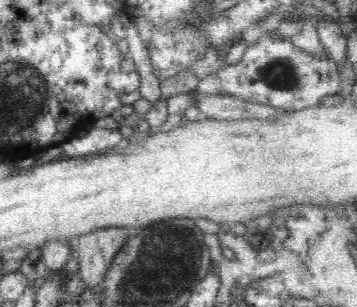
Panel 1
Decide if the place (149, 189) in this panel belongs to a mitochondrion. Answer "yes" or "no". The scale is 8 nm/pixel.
no

